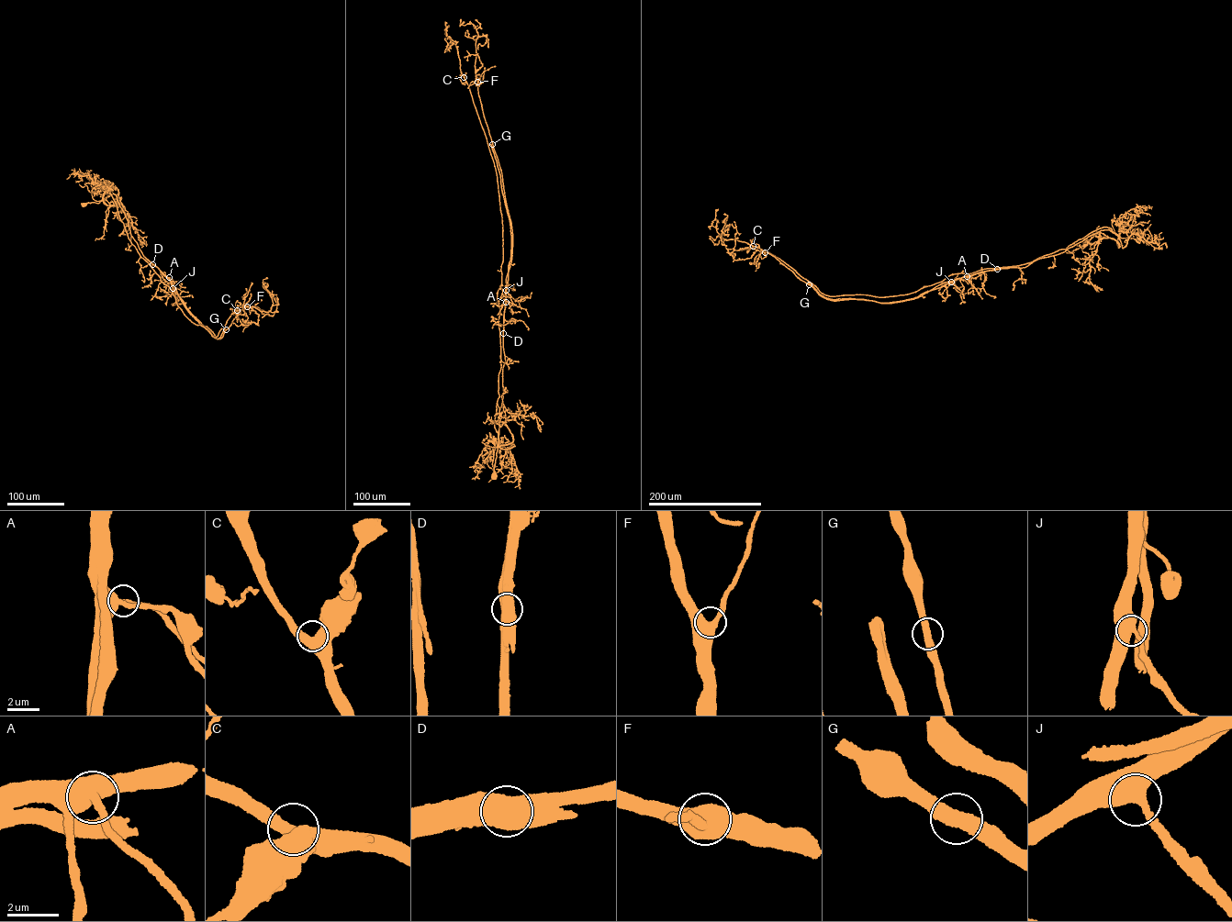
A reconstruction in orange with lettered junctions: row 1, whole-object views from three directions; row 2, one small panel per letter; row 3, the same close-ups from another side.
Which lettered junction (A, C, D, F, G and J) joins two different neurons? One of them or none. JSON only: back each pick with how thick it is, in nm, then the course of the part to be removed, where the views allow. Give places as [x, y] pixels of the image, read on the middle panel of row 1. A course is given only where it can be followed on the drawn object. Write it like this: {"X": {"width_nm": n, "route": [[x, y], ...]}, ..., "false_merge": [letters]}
{"D": {"width_nm": 800, "route": [[503, 333], [510, 232], [490, 144]]}, "false_merge": ["D"]}

